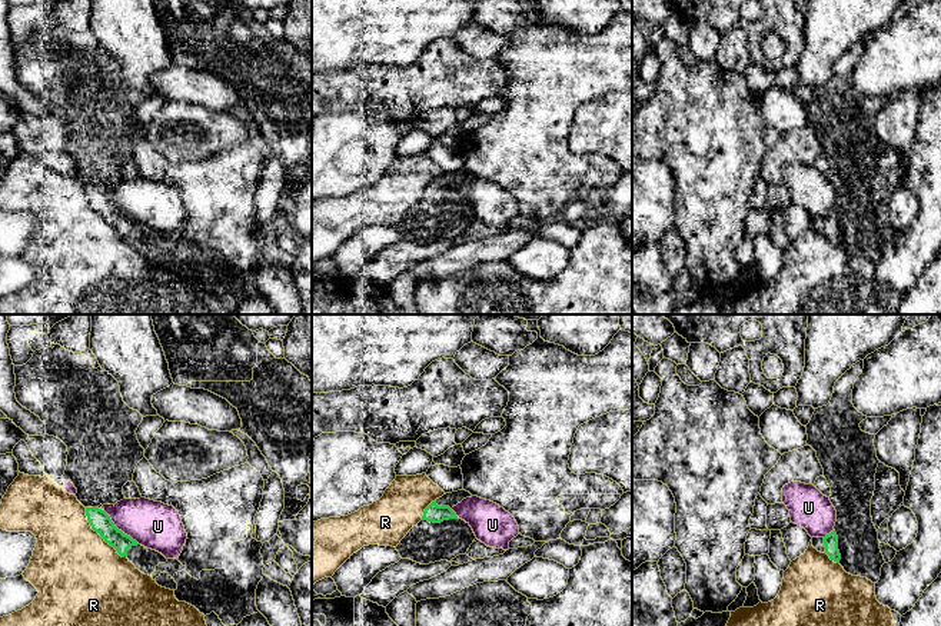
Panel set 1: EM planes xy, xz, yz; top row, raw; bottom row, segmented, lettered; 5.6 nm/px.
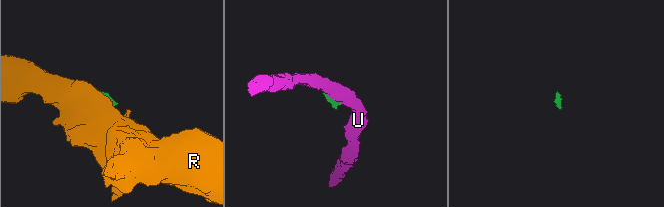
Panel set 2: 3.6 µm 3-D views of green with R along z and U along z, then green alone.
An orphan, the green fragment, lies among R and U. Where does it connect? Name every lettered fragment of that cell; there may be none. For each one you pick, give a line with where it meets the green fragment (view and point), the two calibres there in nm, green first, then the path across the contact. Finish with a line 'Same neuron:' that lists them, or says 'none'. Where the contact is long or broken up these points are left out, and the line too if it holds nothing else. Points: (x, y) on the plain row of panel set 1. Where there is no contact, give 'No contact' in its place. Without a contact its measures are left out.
Same neuron: none

